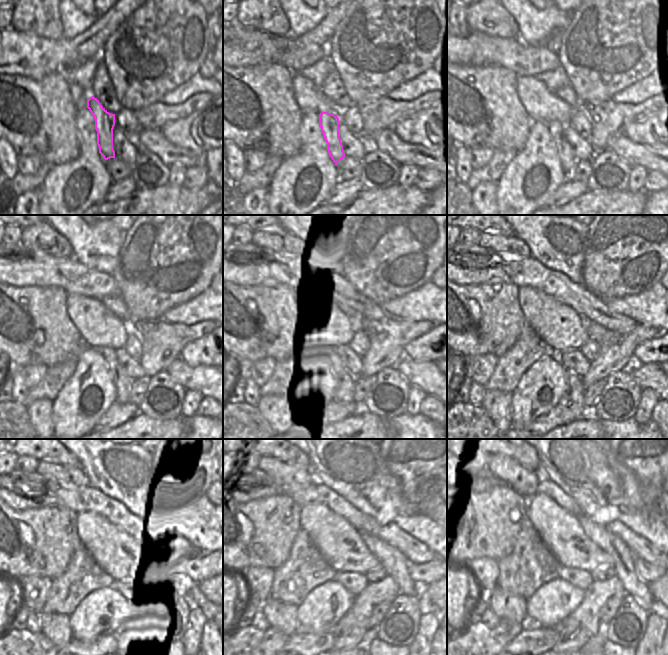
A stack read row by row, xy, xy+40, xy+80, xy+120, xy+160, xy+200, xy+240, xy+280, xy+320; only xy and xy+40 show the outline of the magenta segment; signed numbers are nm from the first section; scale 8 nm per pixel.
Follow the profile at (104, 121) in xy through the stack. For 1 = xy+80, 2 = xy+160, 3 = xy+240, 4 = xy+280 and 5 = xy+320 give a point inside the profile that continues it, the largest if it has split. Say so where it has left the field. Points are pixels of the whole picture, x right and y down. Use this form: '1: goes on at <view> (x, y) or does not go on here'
1: goes on at xy+80 (565, 153)
2: goes on at xy+160 (347, 382)
3: goes on at xy+240 (130, 632)
4: goes on at xy+280 (348, 634)
5: goes on at xy+320 (572, 637)

